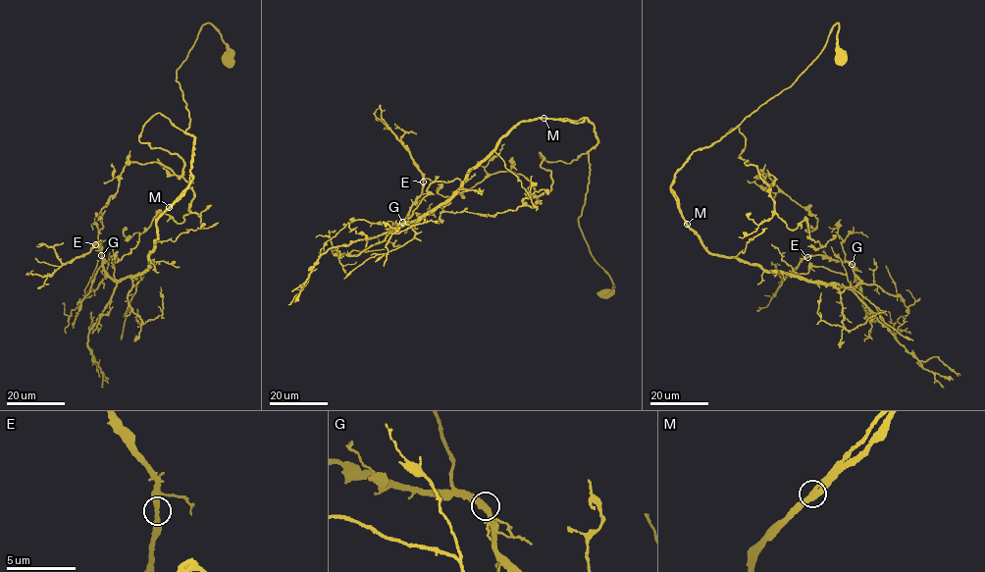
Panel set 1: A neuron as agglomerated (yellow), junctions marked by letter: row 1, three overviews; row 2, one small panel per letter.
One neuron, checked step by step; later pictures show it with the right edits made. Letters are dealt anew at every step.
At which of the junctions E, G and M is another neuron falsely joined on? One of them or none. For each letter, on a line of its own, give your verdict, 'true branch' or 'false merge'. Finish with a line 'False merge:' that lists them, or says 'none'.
E: true branch
G: true branch
M: true branch
False merge: none

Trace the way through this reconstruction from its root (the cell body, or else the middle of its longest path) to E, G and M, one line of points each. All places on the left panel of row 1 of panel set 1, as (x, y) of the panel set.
E: (230, 59), (207, 23), (176, 73), (194, 137), (189, 184), (158, 219), (147, 269), (111, 279), (95, 244)
G: (230, 59), (207, 23), (176, 73), (194, 137), (189, 184), (158, 219), (147, 269), (111, 279), (101, 255)
M: (230, 59), (220, 30), (207, 23), (176, 73), (190, 120), (185, 130), (194, 137), (189, 184), (169, 207)

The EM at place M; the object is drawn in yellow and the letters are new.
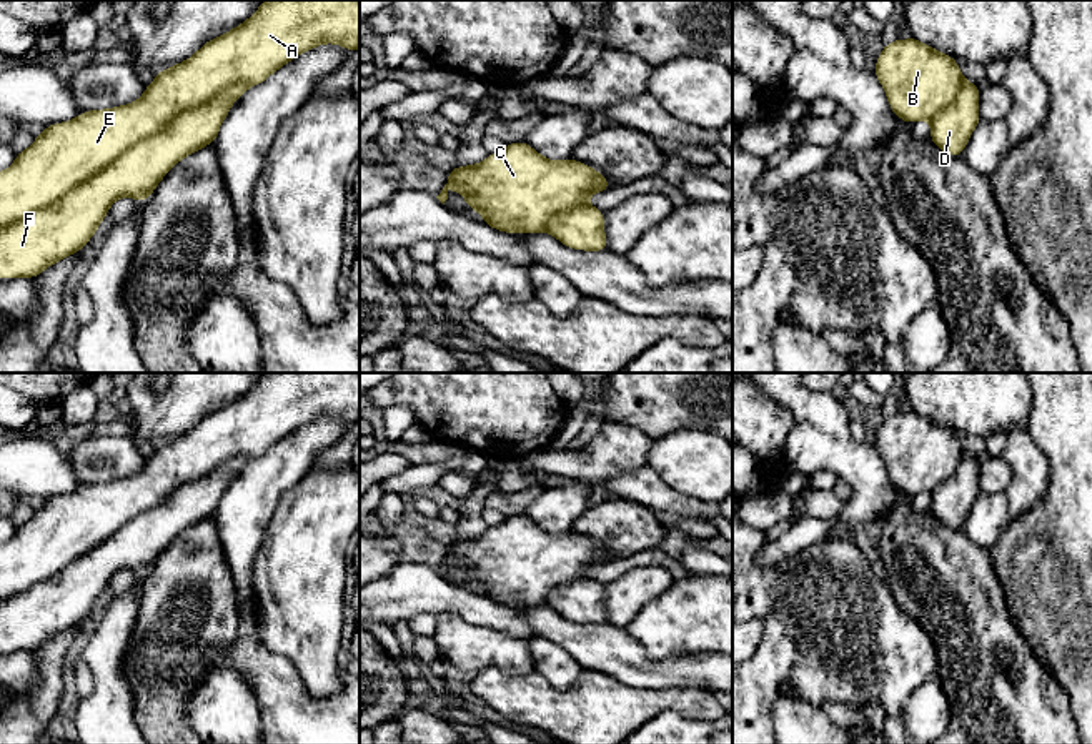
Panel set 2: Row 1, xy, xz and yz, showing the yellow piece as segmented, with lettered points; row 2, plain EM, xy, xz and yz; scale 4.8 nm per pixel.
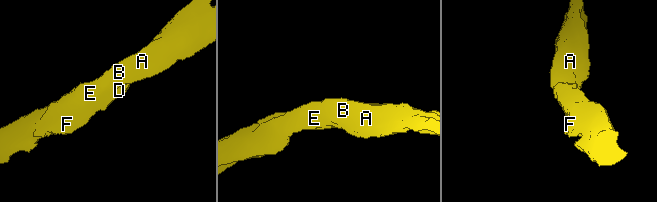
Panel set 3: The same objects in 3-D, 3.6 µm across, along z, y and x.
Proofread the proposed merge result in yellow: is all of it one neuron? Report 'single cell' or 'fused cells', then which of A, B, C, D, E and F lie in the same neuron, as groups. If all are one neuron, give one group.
single cell; A B C D E F

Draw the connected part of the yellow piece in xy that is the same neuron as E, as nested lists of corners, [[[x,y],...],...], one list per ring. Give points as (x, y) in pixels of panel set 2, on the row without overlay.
[[[266,373],[241,398],[203,416],[188,433],[156,446],[136,474],[82,484],[75,493],[45,499],[27,523],[17,526],[13,538],[0,544],[0,651],[37,651],[45,641],[80,624],[115,573],[148,573],[181,531],[213,518],[233,474],[246,461],[263,456],[295,429],[321,416],[360,423],[360,373]]]

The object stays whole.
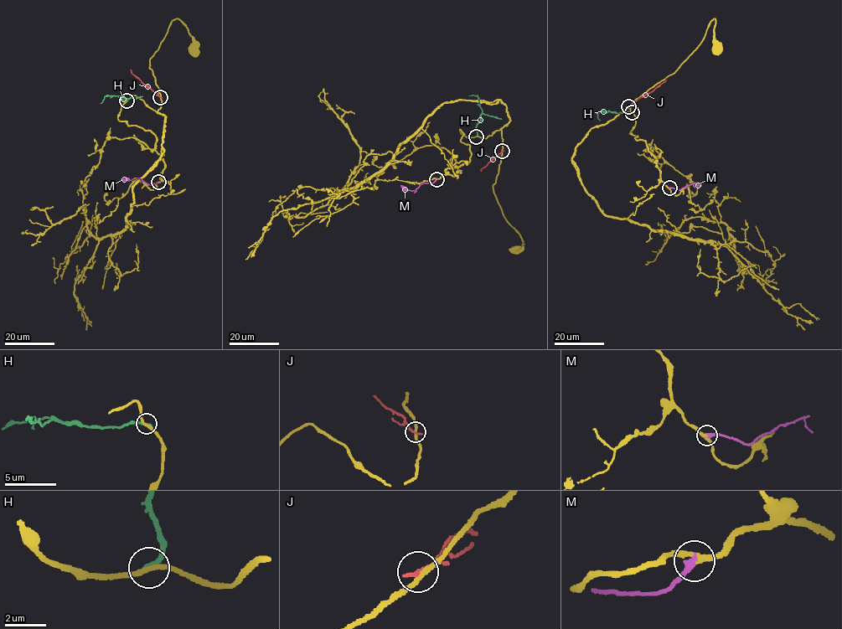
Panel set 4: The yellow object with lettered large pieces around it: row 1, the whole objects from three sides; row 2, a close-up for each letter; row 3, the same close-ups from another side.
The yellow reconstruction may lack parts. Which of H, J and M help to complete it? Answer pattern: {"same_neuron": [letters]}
{"same_neuron": ["M"]}

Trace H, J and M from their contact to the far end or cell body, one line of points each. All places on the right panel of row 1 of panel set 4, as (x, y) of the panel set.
H: (632, 112), (597, 112), (600, 121)
J: (628, 106), (658, 86), (666, 78)
M: (669, 188), (680, 190), (694, 183), (698, 186)

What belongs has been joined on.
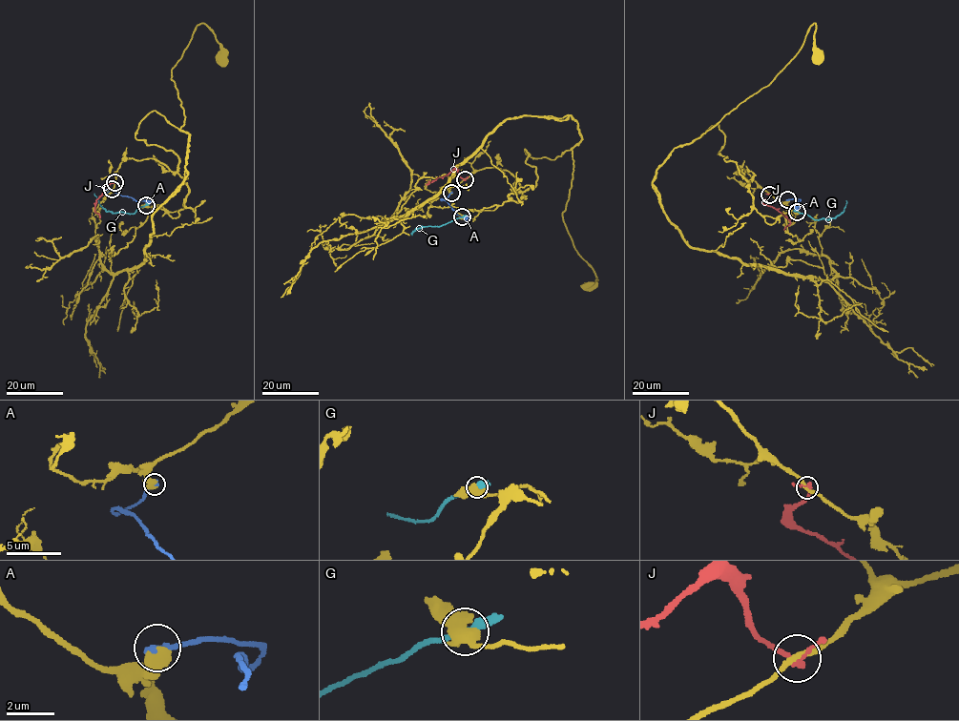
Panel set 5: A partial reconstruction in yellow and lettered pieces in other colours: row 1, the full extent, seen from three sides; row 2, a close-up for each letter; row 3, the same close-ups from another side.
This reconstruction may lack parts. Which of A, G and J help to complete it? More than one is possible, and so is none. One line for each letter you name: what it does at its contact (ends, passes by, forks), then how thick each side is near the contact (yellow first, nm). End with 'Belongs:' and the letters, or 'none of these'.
Belongs: none of these

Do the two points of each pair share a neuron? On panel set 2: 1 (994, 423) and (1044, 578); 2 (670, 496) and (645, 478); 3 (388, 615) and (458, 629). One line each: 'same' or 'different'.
1: different
2: same
3: different

